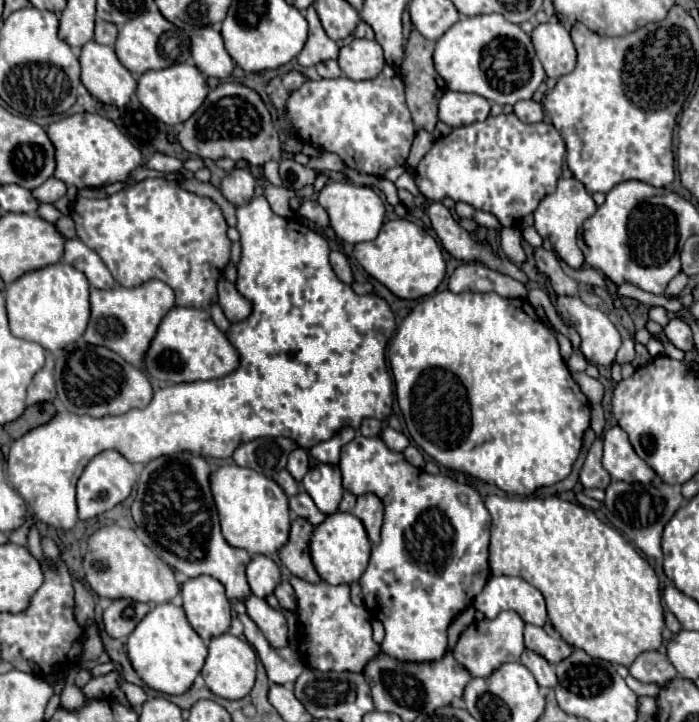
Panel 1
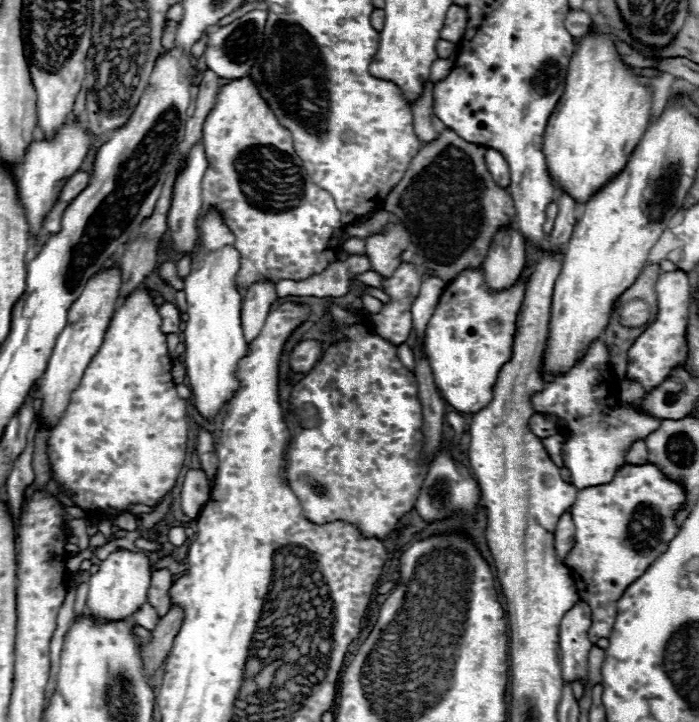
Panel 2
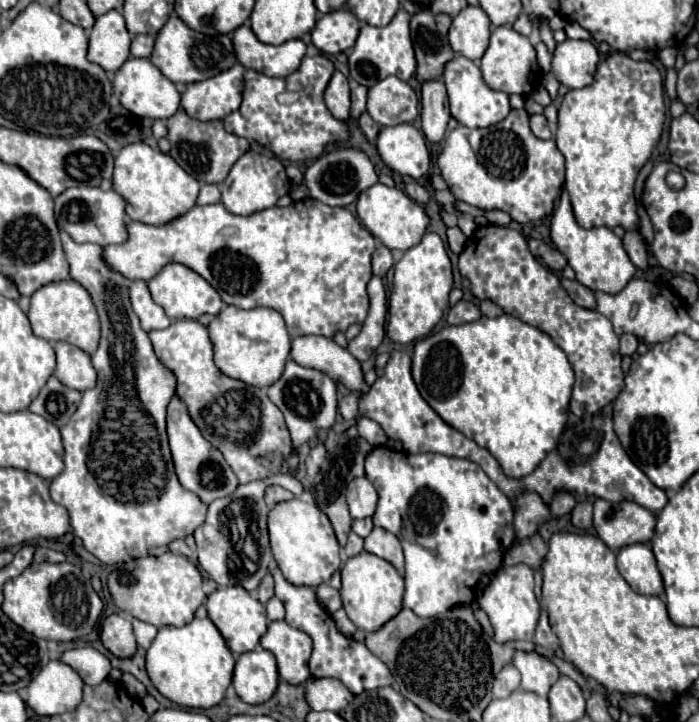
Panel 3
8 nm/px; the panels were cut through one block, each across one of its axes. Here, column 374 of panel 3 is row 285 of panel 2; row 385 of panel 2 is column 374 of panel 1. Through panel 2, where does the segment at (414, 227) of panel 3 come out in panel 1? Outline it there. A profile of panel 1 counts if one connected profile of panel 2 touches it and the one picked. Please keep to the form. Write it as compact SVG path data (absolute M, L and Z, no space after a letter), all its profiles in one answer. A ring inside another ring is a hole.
M348 182L326 184L318 194L318 204L328 212L330 226L334 228L334 232L344 242L350 242L350 244L374 240L376 234L380 232L380 226L386 216L386 208L384 208L382 198L370 186L354 186Z

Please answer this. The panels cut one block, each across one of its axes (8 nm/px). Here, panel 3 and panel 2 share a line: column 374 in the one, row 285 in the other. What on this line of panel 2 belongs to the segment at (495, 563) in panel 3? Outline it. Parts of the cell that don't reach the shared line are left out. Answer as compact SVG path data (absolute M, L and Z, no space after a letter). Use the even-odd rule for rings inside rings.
M466 270L458 280L452 280L446 286L446 292L442 294L442 300L438 300L438 308L434 310L434 316L430 318L426 326L426 356L430 360L434 380L438 384L438 390L442 392L442 398L456 408L458 412L478 412L492 400L492 388L498 380L498 372L510 360L514 350L514 334L516 334L516 316L520 312L520 306L524 302L526 294L526 282L516 280L510 288L502 292L490 292L484 270Z

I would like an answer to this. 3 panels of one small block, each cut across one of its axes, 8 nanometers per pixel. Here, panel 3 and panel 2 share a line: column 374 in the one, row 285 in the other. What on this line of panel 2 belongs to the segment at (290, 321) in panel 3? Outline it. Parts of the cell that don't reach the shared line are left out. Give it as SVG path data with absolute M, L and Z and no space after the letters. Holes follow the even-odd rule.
M250 76L242 80L232 80L222 86L216 96L216 104L210 110L210 116L204 122L204 138L202 146L206 150L208 170L202 178L202 210L200 216L214 204L226 222L226 226L236 236L234 248L240 252L240 272L236 282L242 288L248 288L252 282L262 276L278 282L280 278L302 280L310 274L322 272L328 264L338 260L338 250L342 248L342 230L340 212L334 206L334 200L328 192L320 190L310 182L308 172L302 166L302 160L296 156L292 148L290 132L278 124L272 108L262 100L258 86Z

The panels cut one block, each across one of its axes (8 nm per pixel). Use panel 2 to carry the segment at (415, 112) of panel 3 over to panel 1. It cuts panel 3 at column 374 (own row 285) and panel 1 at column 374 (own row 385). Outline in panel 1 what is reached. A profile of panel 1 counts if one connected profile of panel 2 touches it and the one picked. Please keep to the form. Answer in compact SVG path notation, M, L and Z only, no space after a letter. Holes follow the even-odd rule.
M352 40L340 48L338 64L346 78L372 80L384 68L384 52L376 40Z

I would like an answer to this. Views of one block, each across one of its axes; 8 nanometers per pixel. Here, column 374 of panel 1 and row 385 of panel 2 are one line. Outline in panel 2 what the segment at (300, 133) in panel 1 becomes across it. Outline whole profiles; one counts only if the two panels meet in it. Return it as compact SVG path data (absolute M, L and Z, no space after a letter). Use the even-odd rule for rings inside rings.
M138 288L134 290L130 296L126 296L126 300L116 308L110 326L106 330L104 342L100 346L100 350L92 356L78 388L72 392L70 396L70 404L66 406L66 412L62 416L62 420L58 422L58 426L52 430L50 438L48 438L48 458L50 464L54 468L56 474L56 482L62 484L62 490L68 492L72 490L74 496L72 500L76 502L76 506L80 506L86 512L96 512L96 510L104 510L104 508L116 508L116 510L126 510L130 504L140 502L140 504L148 504L154 506L158 500L162 500L174 486L178 480L178 474L182 470L184 464L184 454L186 454L186 442L188 442L188 424L186 424L186 412L188 412L188 402L182 400L176 392L176 384L172 382L172 358L168 354L168 344L166 344L166 334L162 332L162 318L158 314L158 306L154 304L154 298L150 294L148 288Z

